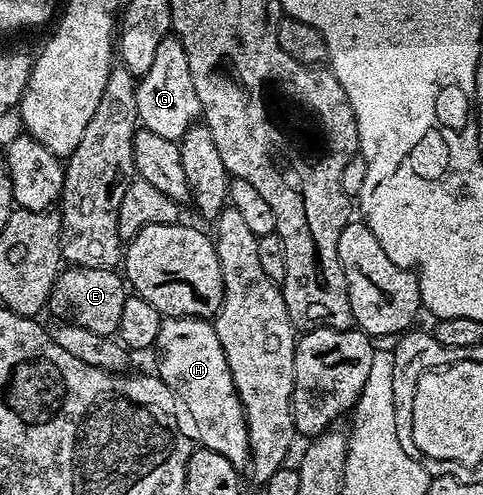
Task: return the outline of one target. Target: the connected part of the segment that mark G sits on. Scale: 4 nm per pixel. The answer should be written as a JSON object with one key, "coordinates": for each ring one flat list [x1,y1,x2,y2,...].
{"coordinates":[[173,34,160,42,152,67,137,81,134,93,139,125,152,130,152,134,160,134,160,138,181,141,183,134,194,127,202,115,196,86,192,86,192,70,188,70,188,54,184,54,184,46]]}

